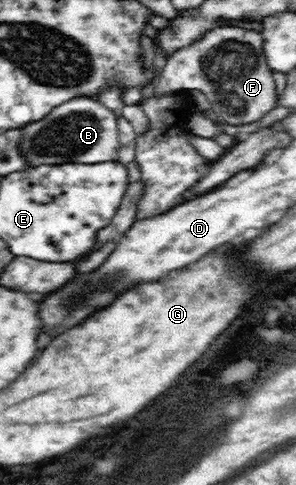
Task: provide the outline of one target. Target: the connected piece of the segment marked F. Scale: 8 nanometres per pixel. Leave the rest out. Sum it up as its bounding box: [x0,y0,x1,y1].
[154,26,277,124]

